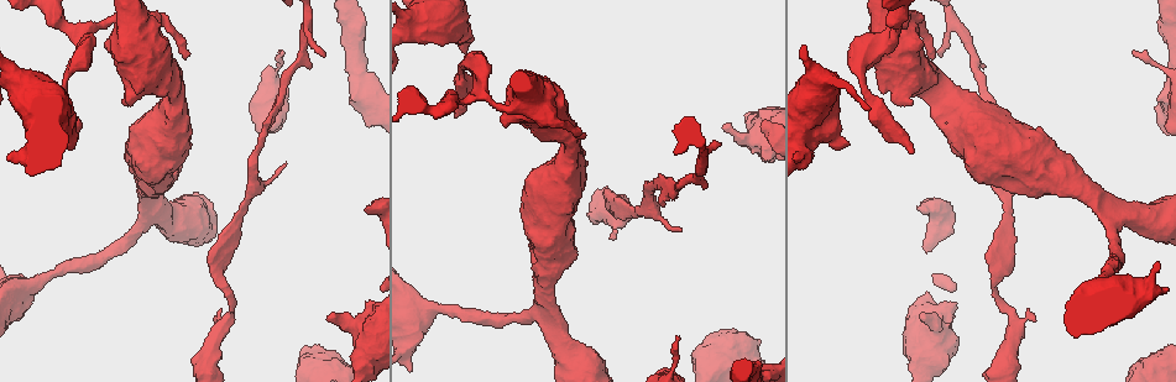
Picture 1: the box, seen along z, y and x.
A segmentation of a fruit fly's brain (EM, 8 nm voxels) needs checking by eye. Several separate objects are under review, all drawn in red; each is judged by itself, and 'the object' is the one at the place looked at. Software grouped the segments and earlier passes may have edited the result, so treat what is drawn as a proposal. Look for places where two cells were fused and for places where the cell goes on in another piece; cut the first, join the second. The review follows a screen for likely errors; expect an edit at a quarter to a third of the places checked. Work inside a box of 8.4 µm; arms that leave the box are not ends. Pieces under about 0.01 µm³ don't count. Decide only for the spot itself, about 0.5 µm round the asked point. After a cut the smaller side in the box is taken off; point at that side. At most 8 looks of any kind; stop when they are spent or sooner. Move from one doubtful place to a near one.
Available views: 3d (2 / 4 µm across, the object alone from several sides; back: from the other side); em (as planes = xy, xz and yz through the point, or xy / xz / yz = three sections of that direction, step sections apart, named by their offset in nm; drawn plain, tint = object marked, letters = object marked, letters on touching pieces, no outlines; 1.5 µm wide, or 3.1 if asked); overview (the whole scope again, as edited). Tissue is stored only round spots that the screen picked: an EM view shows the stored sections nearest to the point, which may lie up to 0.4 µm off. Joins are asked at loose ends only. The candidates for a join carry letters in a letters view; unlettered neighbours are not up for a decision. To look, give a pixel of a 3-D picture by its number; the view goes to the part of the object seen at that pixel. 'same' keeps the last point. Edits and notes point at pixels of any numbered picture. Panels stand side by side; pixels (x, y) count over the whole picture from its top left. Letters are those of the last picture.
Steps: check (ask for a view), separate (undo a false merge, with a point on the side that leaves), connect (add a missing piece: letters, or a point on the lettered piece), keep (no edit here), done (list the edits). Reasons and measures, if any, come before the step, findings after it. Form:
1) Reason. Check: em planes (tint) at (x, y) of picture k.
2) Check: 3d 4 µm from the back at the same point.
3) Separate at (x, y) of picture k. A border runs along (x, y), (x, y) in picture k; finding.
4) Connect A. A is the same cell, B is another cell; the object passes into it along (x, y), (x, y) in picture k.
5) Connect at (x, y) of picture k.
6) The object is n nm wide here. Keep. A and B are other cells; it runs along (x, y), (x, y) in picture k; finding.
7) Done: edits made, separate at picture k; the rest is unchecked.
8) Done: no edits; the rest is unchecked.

An open end. Check: 3d 2 µm at (920, 315) of picture 1.

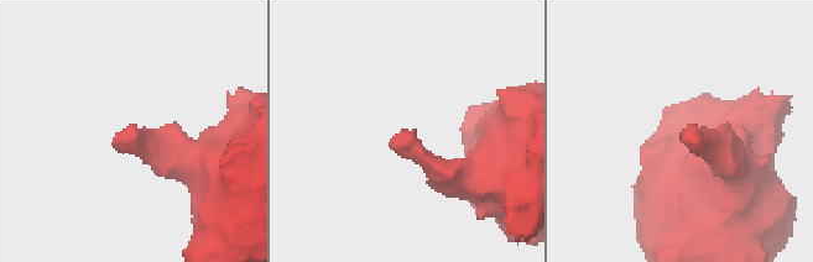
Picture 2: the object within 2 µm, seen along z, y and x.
Need the tissue. Check: em planes (plain) at (119, 134) of picture 2.

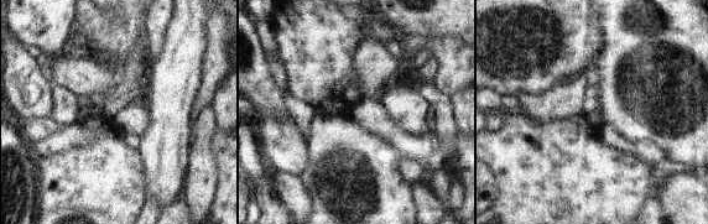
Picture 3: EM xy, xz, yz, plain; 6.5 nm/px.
Check: em planes (letters) at the same point.

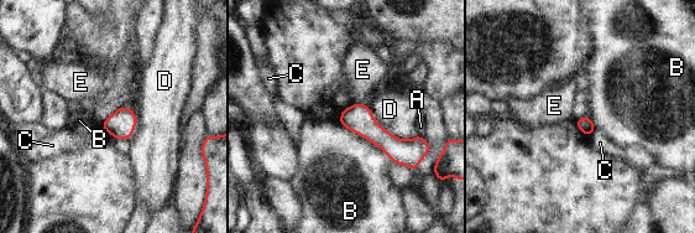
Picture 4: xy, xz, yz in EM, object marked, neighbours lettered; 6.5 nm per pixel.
Keep. A, B, C, D and E are other cells; a border runs along (339, 123), (377, 145), (392, 161) in picture 4; none of them fits.

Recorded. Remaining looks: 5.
Long arm stops here. Check: em xy step 4 (letters) at (678, 337) of picture 1.

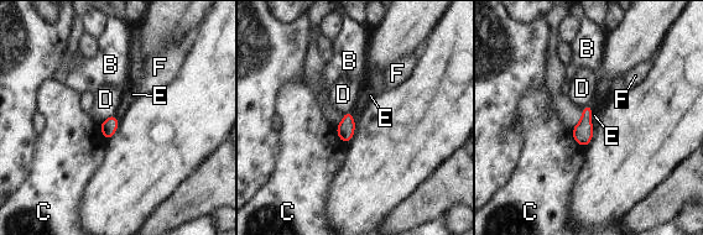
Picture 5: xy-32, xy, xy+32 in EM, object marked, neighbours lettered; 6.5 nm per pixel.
Connect E. E is the same cell, B, C, D and F are other cells; the object passes into it along (583, 131), (590, 114), (598, 105) in picture 5; the cell continues.

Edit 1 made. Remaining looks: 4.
An open end. Check: em planes (letters) at (612, 238) of picture 1.

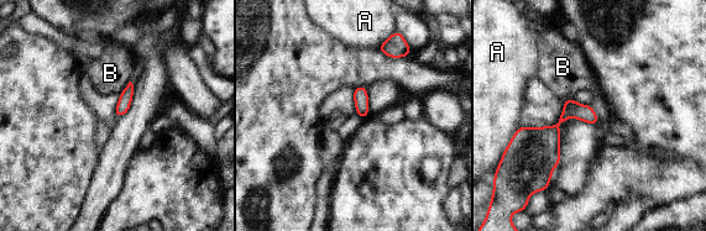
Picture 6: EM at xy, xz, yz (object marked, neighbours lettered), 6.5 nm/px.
The longest contact is with A, 130 nm. Keep. A and B are other cells; a border runs along (130, 80), (120, 92) in picture 6; no lettered piece goes on from it.

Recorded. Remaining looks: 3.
Done: edits made, connect at picture 5; the rest is unchecked.

